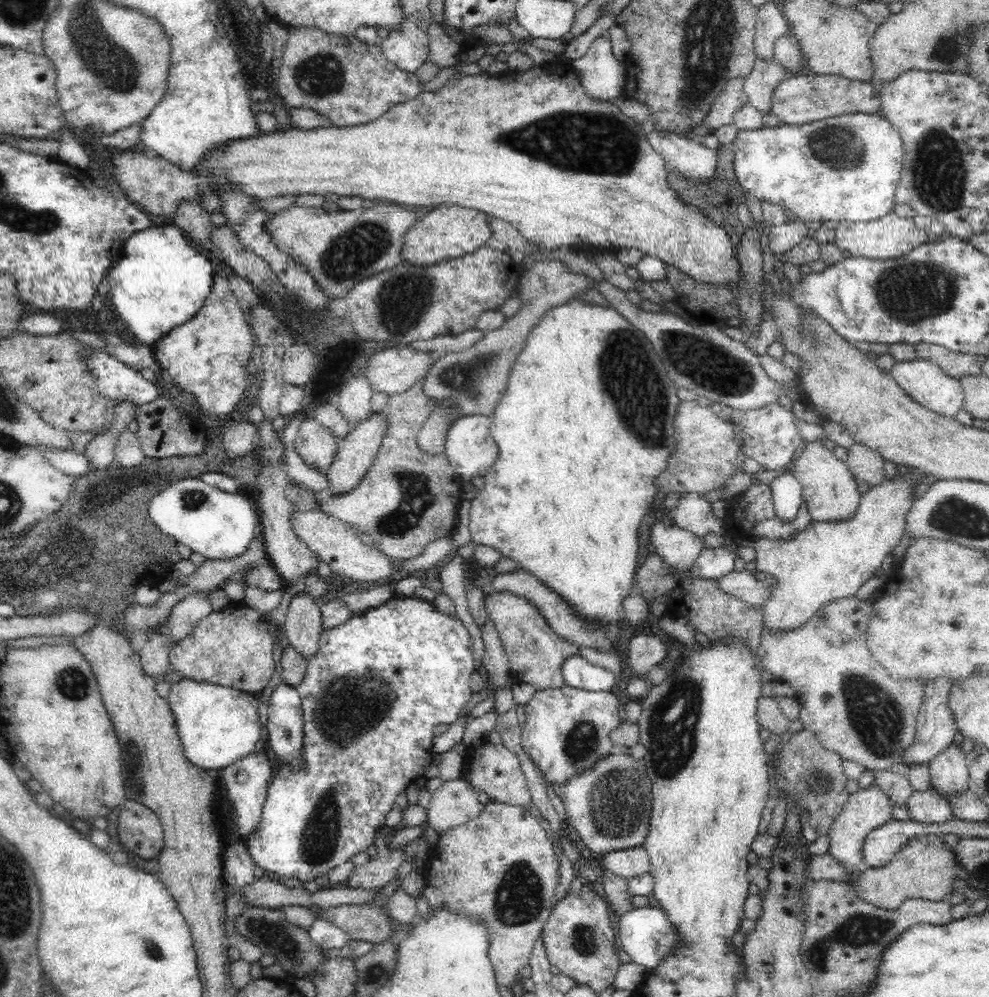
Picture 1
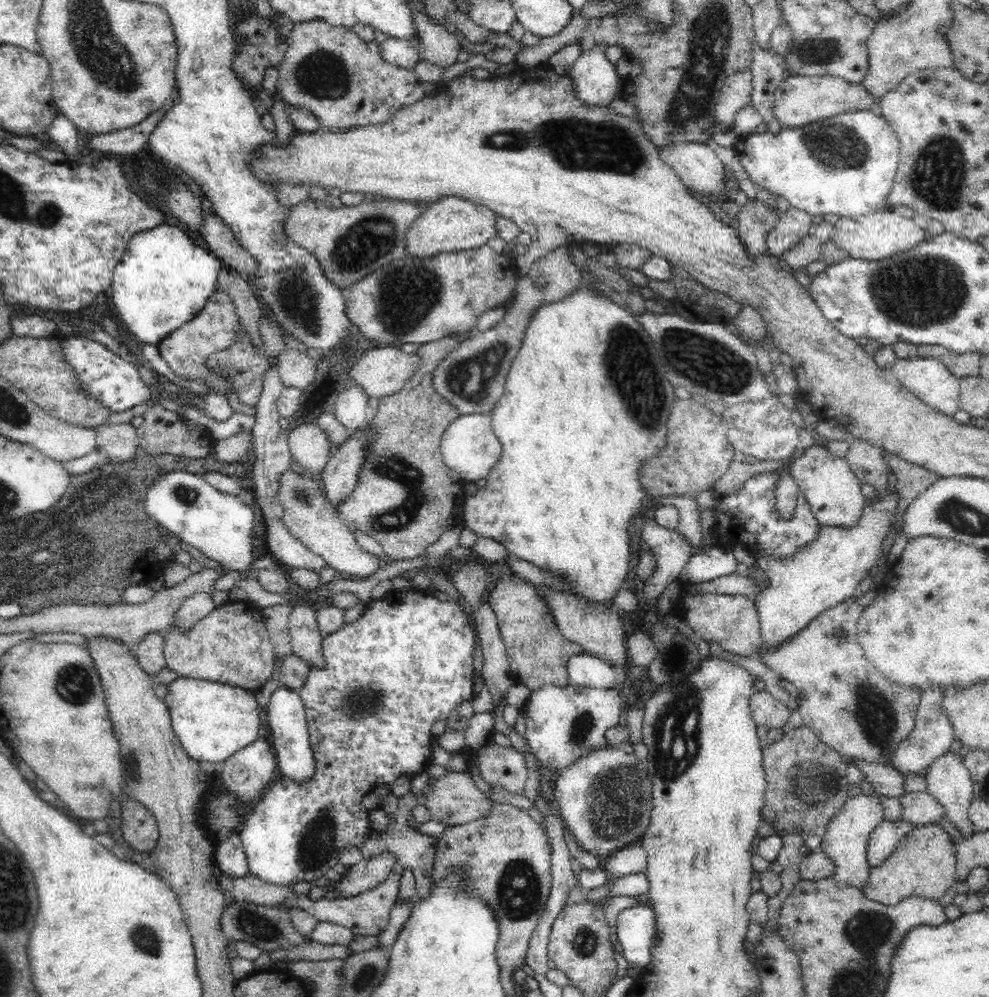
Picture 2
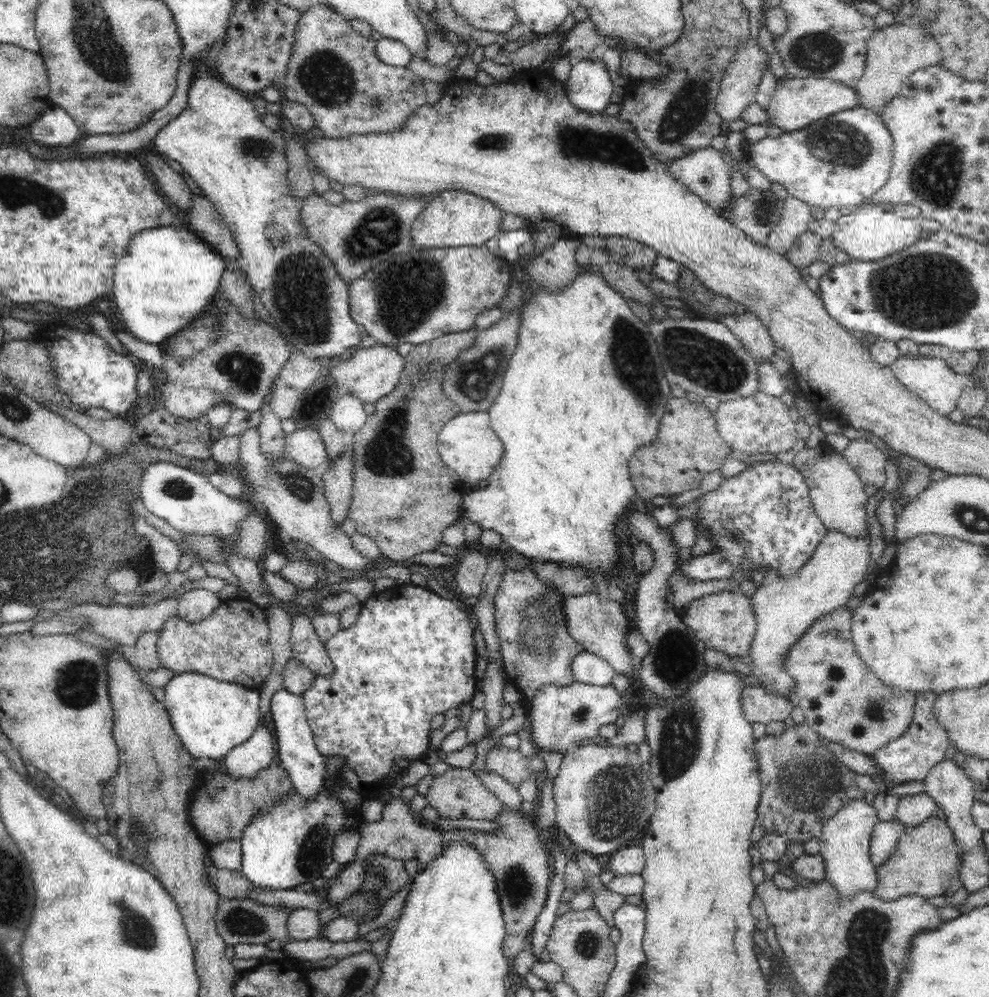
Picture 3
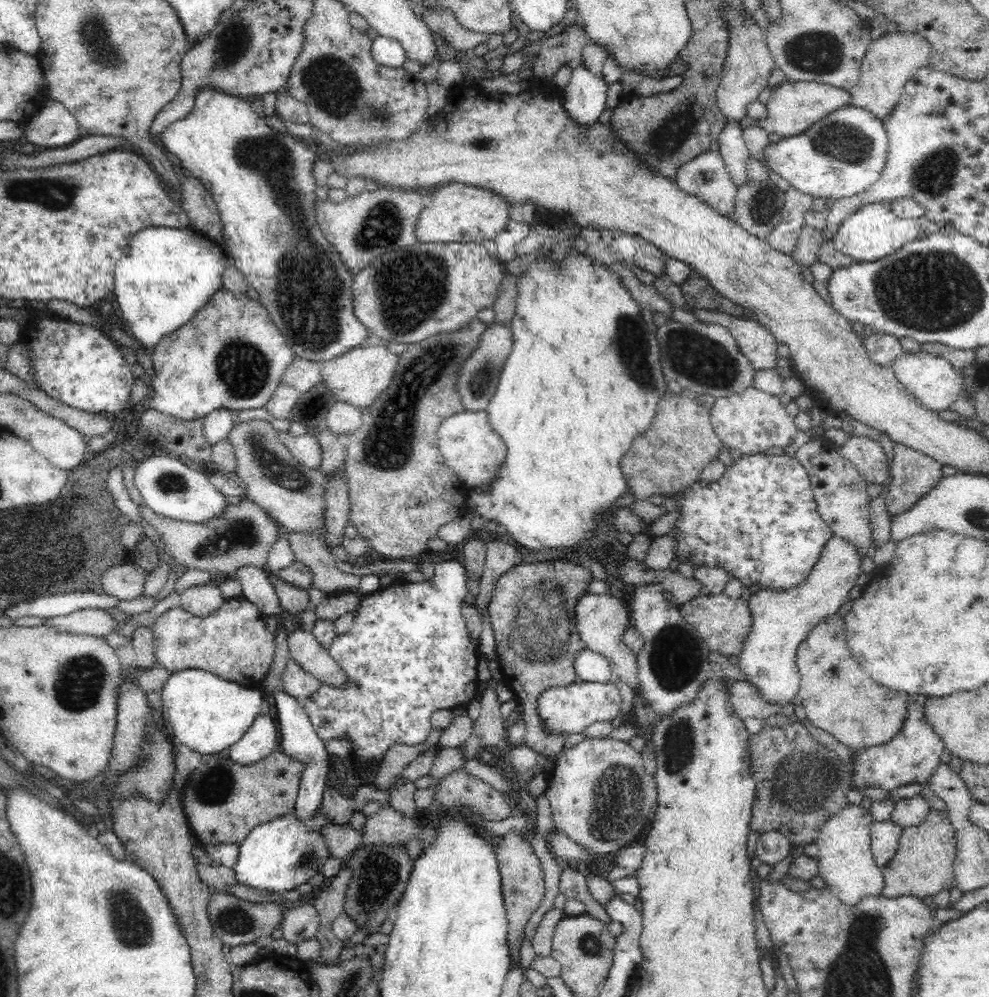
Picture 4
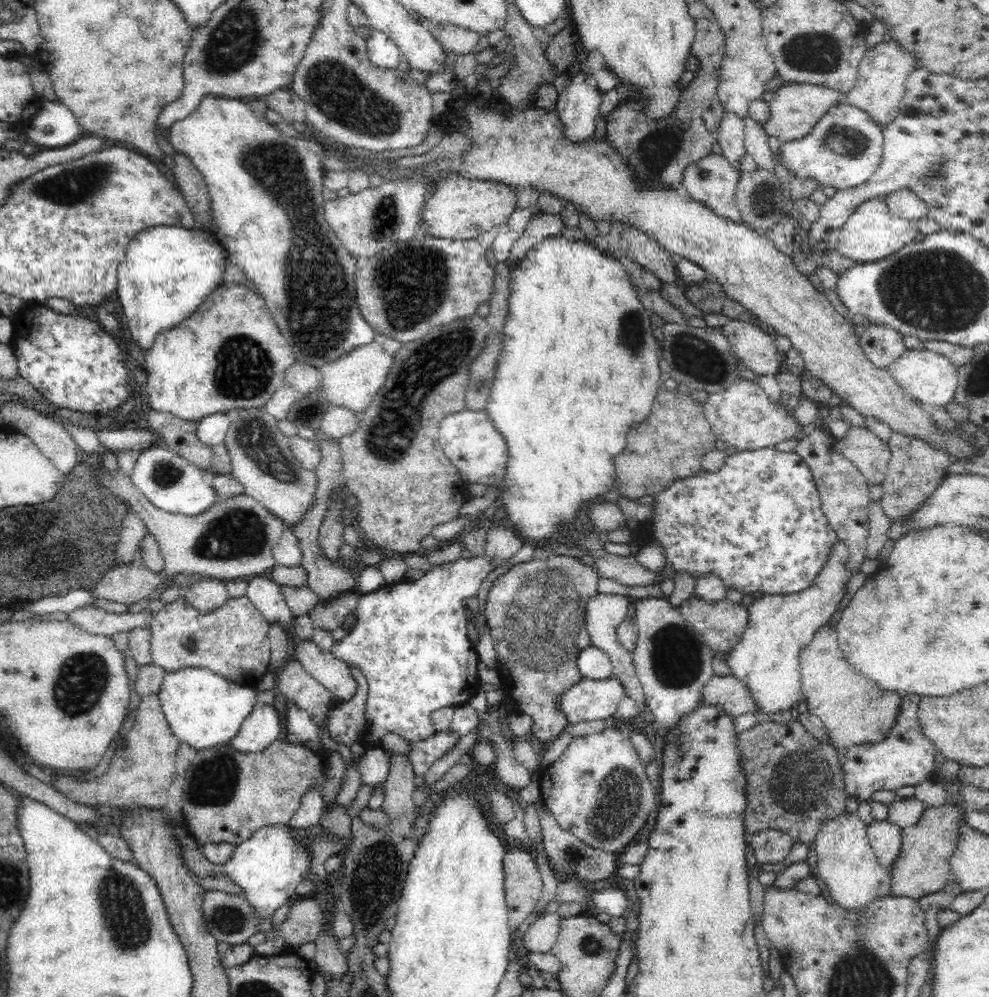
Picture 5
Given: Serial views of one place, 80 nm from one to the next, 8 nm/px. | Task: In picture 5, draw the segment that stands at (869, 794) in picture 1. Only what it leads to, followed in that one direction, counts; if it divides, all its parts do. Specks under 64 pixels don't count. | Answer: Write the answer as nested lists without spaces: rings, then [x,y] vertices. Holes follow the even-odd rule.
[[[845,810],[837,818],[826,821],[815,836],[812,847],[817,854],[816,876],[827,886],[830,896],[846,910],[862,908],[874,898],[890,895],[890,875],[888,869],[880,866],[871,849],[867,837],[868,826],[861,820],[856,810]]]

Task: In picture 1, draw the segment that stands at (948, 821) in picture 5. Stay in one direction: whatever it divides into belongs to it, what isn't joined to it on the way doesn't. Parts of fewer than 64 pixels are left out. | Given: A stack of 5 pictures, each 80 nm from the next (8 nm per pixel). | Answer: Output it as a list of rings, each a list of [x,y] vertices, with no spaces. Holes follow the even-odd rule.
[[[922,835],[899,850],[886,866],[866,869],[852,886],[860,900],[882,910],[896,910],[906,899],[938,902],[947,899],[953,890],[954,862],[954,851],[944,845],[941,836]]]

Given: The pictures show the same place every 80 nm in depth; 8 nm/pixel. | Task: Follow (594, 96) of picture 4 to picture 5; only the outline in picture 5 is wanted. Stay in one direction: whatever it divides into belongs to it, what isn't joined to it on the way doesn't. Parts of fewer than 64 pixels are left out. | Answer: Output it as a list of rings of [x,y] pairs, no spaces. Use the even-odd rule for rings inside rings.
[[[578,71],[571,83],[558,93],[555,109],[565,126],[565,137],[572,142],[591,139],[596,128],[603,93],[588,83],[586,73]]]

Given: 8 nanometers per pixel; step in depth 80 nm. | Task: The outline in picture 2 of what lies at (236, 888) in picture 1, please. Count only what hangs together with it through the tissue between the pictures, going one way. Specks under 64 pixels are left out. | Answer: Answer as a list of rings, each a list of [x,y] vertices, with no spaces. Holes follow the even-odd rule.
[[[231,834],[226,839],[217,842],[213,856],[218,871],[226,877],[241,879],[248,875],[252,876],[244,845],[238,835]]]

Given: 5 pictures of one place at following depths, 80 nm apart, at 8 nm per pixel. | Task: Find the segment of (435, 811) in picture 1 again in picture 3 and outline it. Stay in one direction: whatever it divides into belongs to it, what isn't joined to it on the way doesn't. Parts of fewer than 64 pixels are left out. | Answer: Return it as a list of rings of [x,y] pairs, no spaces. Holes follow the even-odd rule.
[[[449,768],[443,775],[434,777],[425,795],[427,804],[437,810],[440,819],[468,819],[494,821],[502,810],[502,802],[474,777],[470,769]]]

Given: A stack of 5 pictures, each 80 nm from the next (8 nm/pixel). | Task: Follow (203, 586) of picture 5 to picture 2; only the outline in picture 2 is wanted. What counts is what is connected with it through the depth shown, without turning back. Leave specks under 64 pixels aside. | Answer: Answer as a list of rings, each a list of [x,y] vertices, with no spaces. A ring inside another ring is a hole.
[[[197,592],[189,596],[176,610],[173,626],[176,631],[190,630],[216,606],[209,593]]]

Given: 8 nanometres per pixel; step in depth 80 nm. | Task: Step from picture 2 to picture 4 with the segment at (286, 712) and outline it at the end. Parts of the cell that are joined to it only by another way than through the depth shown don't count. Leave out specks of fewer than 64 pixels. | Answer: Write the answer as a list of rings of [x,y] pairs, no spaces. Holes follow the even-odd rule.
[[[278,691],[274,694],[274,704],[276,705],[276,720],[278,720],[278,728],[280,728],[280,749],[285,756],[289,756],[291,760],[304,766],[300,772],[300,780],[298,780],[295,814],[298,819],[308,821],[313,816],[316,806],[322,802],[330,760],[325,750],[325,744],[316,737],[316,732],[306,715],[303,701],[284,691]]]

